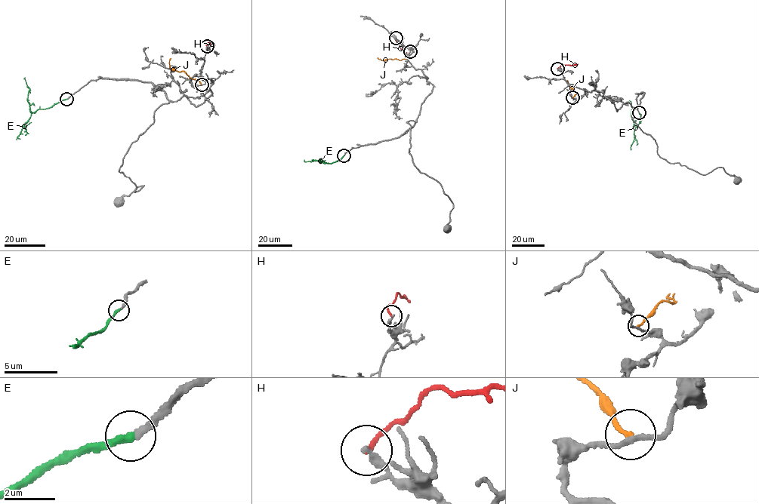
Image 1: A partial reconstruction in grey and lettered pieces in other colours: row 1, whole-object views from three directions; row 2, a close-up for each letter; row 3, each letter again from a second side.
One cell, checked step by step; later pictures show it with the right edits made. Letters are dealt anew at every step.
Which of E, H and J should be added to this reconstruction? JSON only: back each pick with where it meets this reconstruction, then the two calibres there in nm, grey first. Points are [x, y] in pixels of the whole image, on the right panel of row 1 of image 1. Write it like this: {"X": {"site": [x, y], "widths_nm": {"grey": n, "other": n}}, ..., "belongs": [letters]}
{"E": {"site": [639, 112], "widths_nm": {"grey": 220, "other": 280}}, "belongs": ["E"]}

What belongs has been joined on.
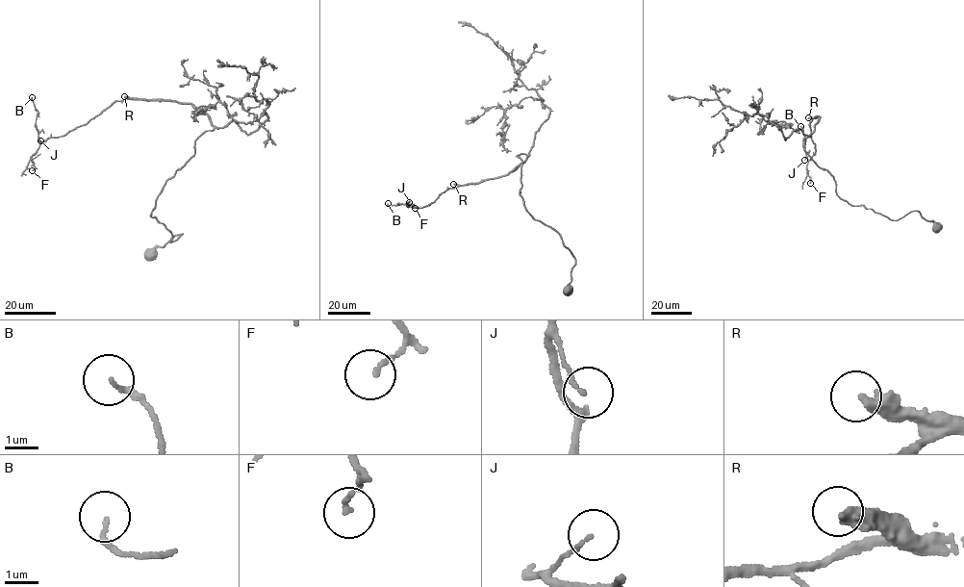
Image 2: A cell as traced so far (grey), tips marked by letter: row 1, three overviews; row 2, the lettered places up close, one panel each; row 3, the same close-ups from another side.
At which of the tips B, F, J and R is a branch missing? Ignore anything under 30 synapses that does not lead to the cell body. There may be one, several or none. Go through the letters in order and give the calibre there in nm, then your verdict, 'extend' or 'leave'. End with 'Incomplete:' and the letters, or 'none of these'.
B: calibre 120 nm; leave
F: calibre 130 nm; leave
J: calibre 90 nm; leave
R: calibre 400 nm; extend
Incomplete: R

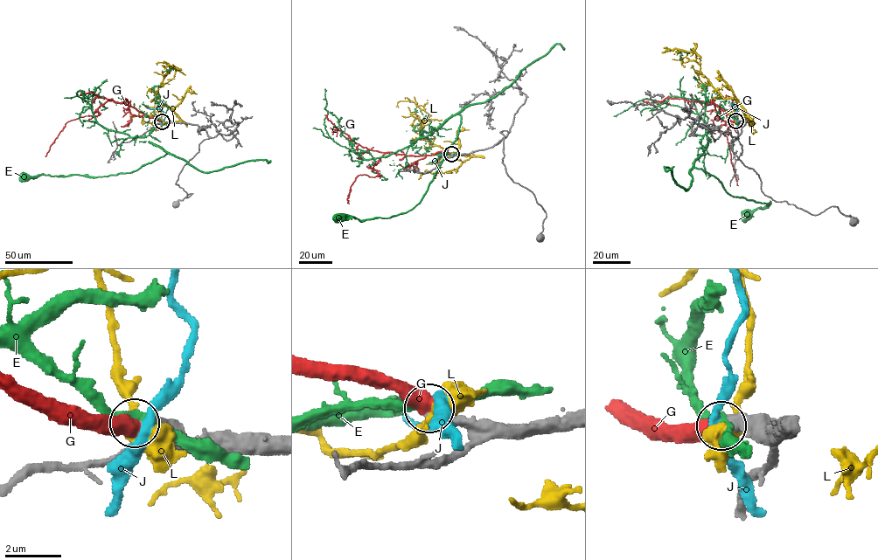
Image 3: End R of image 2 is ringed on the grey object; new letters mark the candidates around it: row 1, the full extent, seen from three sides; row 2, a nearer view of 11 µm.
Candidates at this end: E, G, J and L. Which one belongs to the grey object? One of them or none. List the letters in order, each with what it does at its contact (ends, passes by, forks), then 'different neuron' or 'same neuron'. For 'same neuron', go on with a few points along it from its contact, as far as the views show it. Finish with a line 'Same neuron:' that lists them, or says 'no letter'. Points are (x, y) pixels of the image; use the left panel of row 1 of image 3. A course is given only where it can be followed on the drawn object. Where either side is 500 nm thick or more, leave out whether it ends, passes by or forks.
E: different neuron
G: same neuron; it runs (162, 121), (123, 103), (108, 100), (98, 107), (98, 114), (80, 117), (66, 123), (45, 156)
J: different neuron
L: different neuron
Same neuron: G

